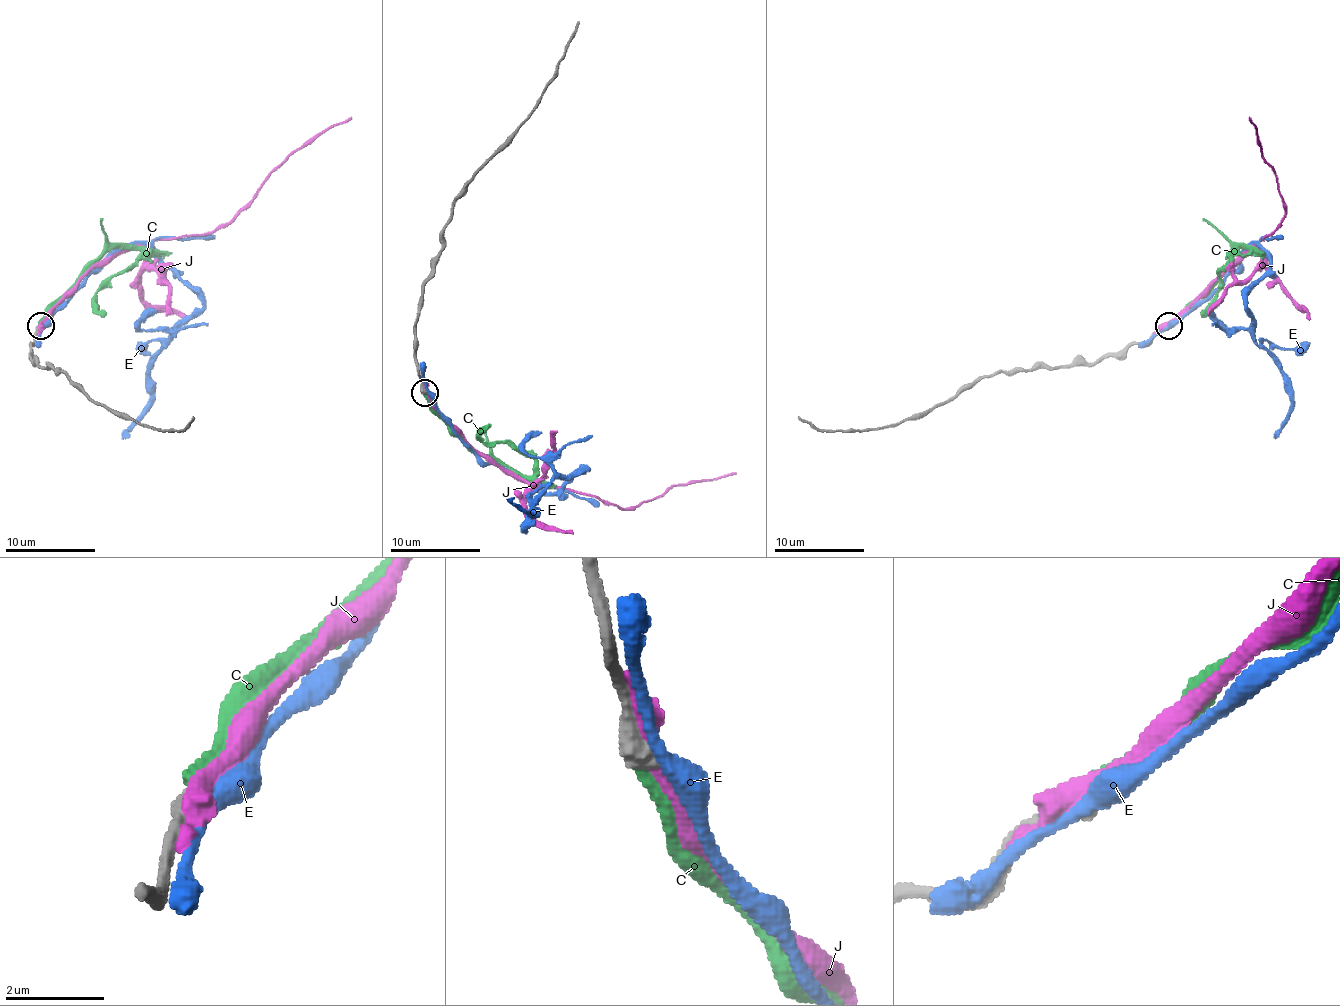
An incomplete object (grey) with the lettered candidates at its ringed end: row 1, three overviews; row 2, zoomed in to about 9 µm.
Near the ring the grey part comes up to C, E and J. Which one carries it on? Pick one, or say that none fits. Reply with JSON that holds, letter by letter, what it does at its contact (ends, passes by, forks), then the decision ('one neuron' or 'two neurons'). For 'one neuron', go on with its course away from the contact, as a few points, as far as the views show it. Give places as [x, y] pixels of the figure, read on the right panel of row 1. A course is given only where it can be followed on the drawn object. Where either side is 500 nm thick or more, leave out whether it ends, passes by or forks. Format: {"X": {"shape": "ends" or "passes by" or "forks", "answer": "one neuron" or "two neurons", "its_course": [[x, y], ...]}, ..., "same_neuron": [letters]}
{"C": {"shape": "ends", "answer": "two neurons"}, "E": {"shape": "passes by", "answer": "two neurons"}, "J": {"answer": "two neurons"}, "same_neuron": []}

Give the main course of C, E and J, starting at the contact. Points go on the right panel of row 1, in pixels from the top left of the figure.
C: (1169, 323), (1228, 268), (1239, 248), (1253, 250), (1235, 255), (1219, 271), (1217, 293), (1201, 316)
E: (1165, 327), (1205, 300), (1255, 244), (1269, 271), (1246, 296), (1253, 339), (1285, 377), (1291, 402), (1276, 438)
J: (1160, 329), (1242, 253), (1271, 235), (1285, 214), (1278, 178), (1248, 117)

